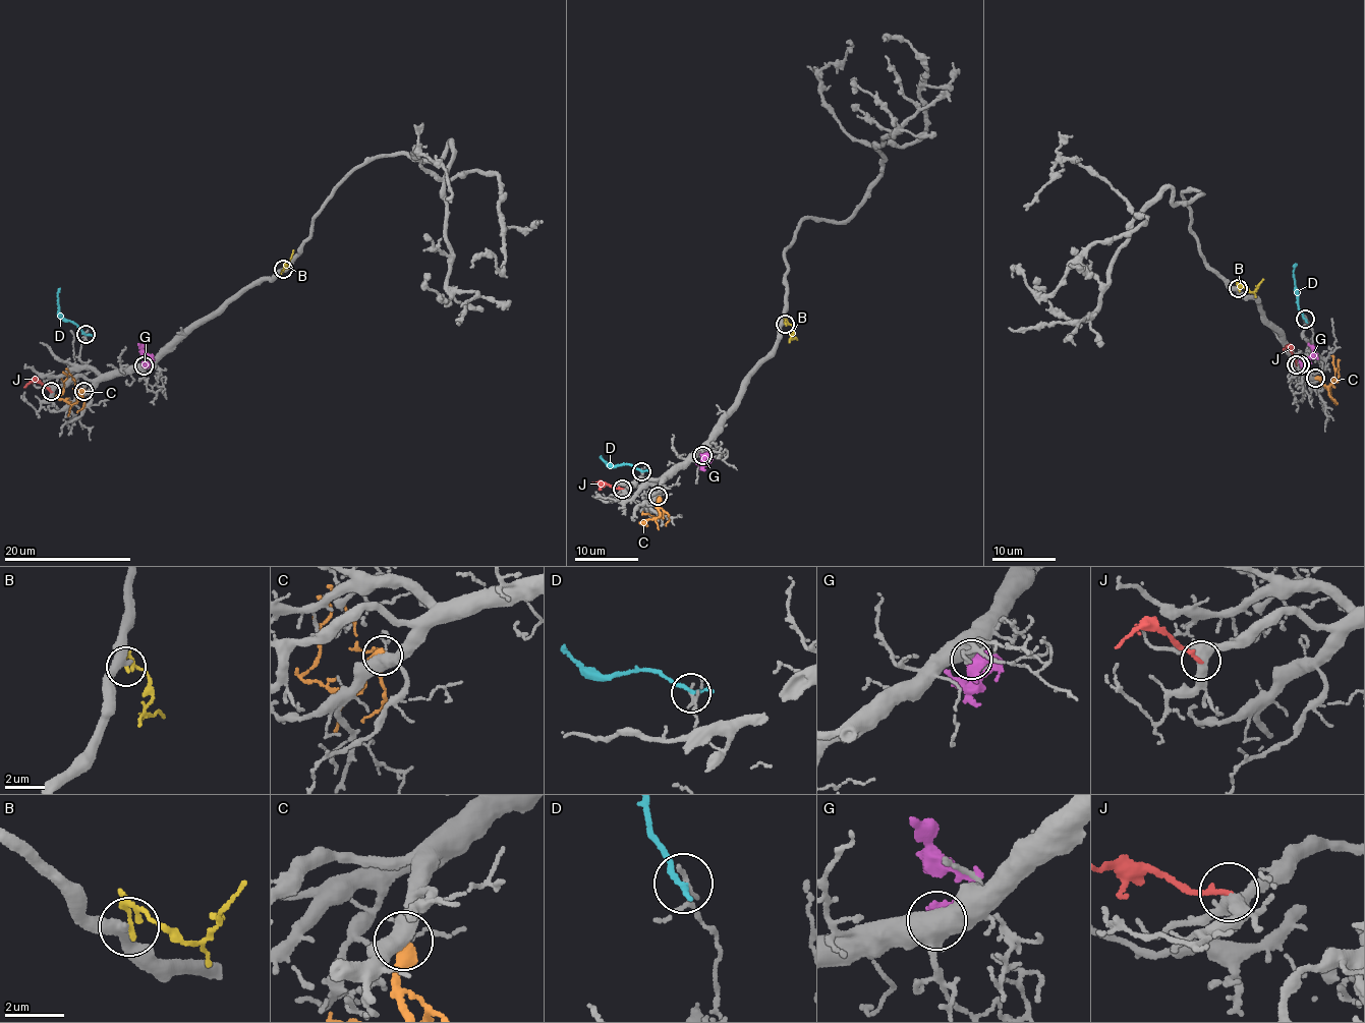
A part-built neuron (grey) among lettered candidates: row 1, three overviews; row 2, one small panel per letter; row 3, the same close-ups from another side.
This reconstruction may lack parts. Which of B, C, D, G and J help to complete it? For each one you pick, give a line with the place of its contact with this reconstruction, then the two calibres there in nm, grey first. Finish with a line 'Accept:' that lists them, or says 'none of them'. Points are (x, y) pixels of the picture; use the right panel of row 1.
C: contact (1315, 378); calibres 400 and 480 nm
Accept: C

